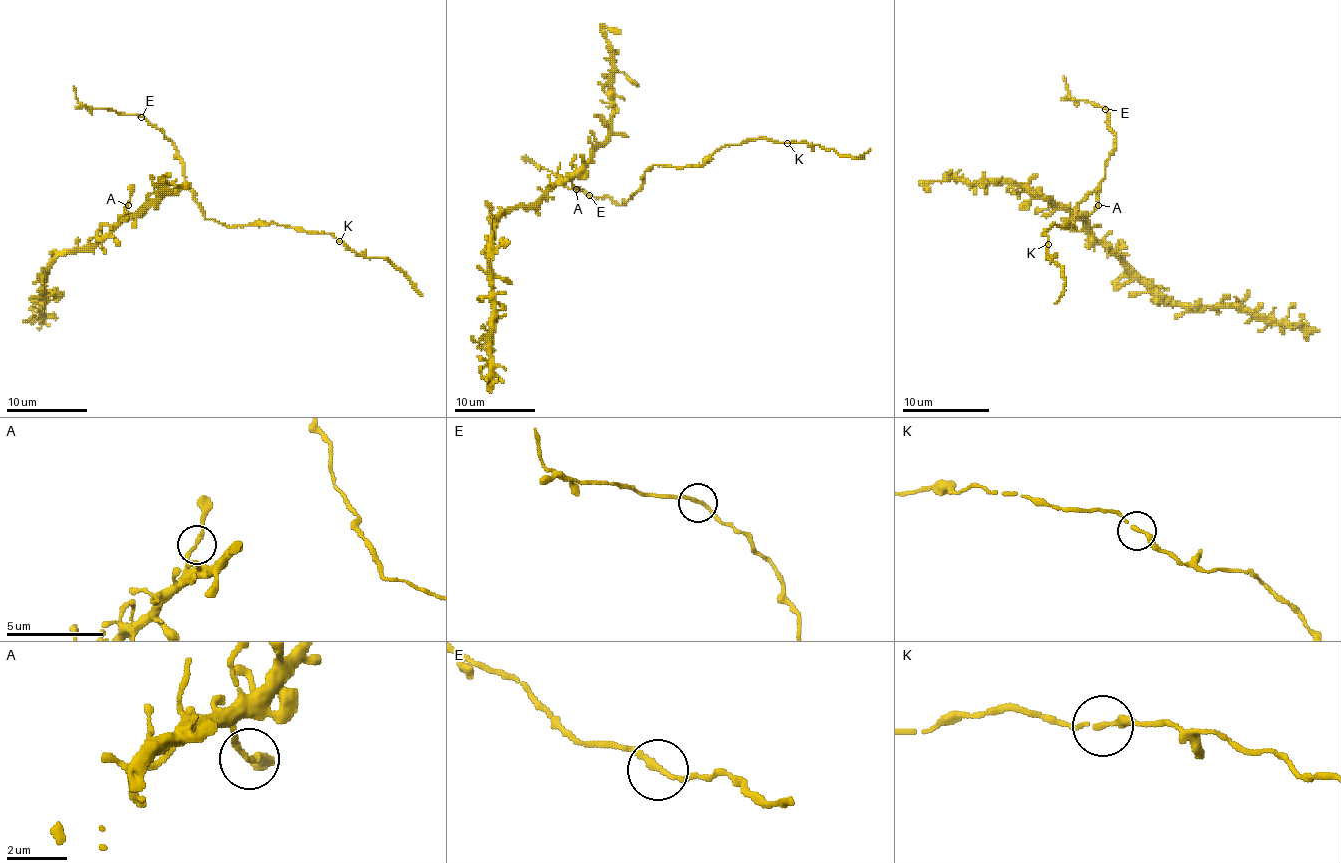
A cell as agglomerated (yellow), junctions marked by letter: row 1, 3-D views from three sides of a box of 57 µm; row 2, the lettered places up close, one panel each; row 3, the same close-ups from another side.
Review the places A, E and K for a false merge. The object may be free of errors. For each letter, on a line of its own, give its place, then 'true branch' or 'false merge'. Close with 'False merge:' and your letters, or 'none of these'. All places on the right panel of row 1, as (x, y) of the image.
A: (1098, 205) | true branch
E: (1105, 109) | true branch
K: (1048, 244) | true branch
False merge: none of these

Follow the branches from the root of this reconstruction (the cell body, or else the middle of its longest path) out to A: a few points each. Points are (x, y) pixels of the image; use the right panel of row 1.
A: (1046, 200), (1065, 205), (1079, 216), (1087, 216), (1098, 205)

